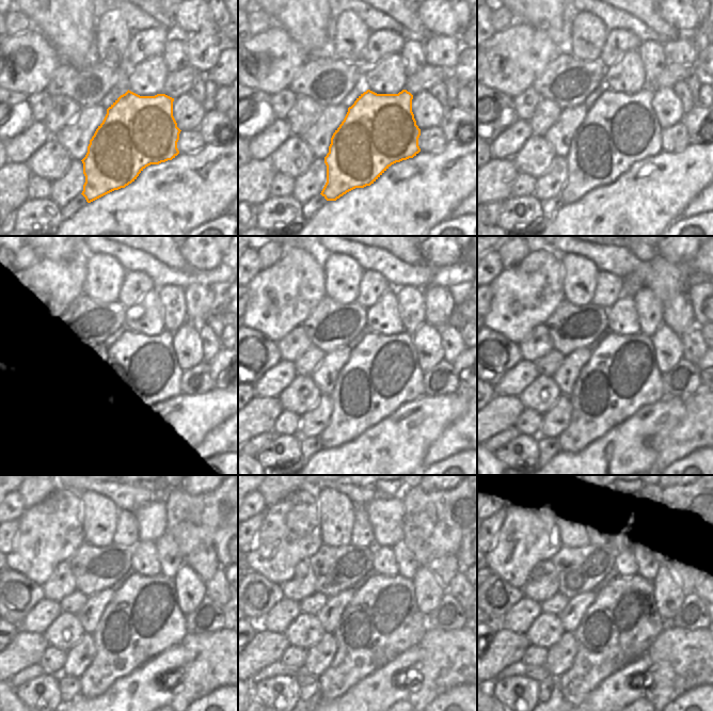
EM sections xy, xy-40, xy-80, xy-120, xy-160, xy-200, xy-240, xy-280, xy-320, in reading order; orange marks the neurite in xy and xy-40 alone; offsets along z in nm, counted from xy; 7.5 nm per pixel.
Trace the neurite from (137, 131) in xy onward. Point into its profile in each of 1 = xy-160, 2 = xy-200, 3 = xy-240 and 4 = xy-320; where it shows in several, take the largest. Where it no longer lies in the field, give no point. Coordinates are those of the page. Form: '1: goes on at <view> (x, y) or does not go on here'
1: goes on at xy-160 (382, 374)
2: goes on at xy-200 (621, 376)
3: goes on at xy-240 (143, 619)
4: goes on at xy-320 (622, 622)

